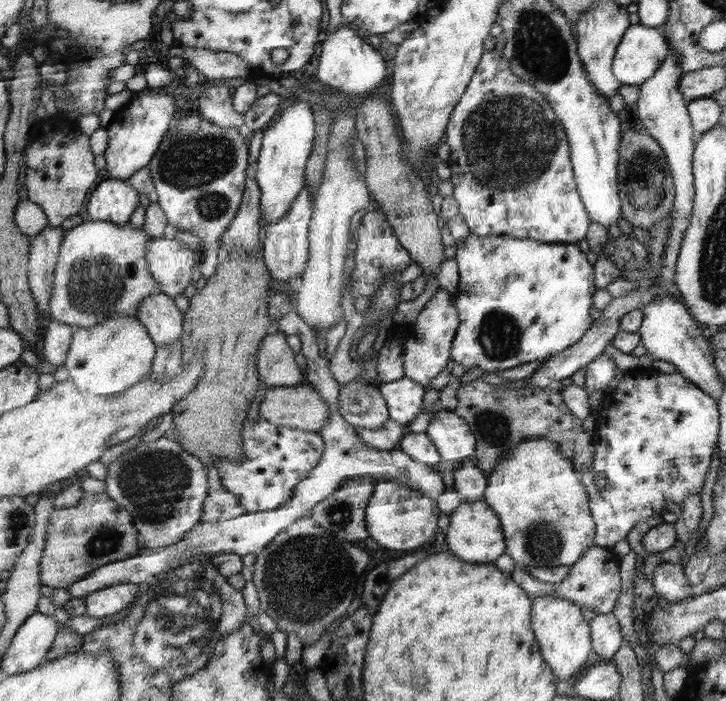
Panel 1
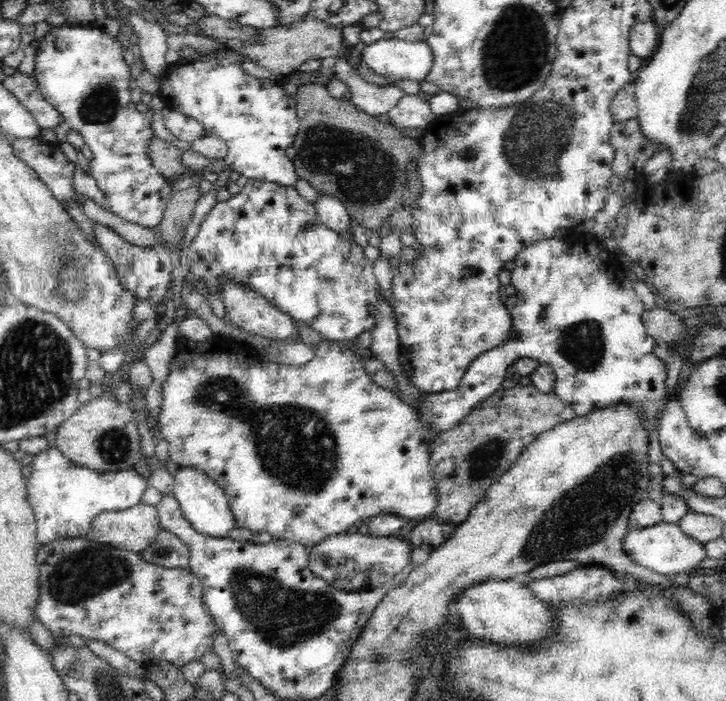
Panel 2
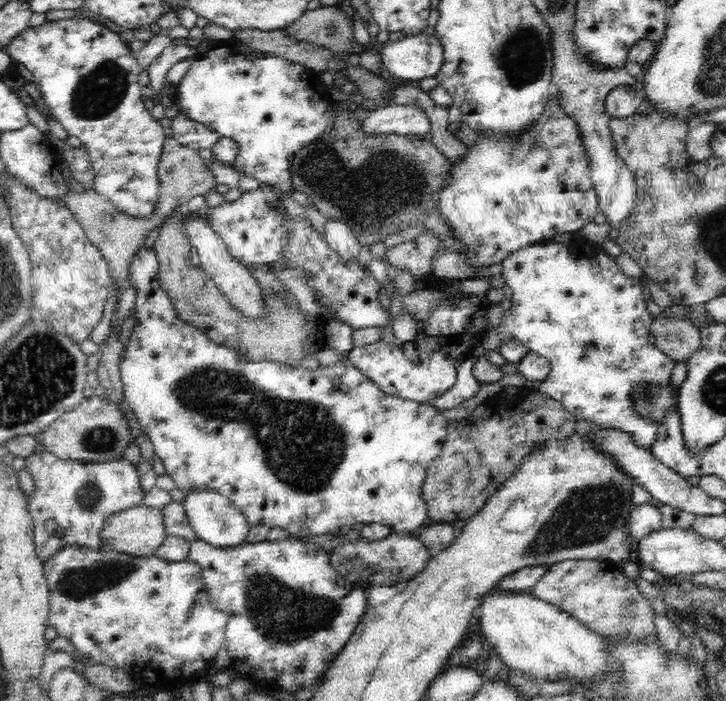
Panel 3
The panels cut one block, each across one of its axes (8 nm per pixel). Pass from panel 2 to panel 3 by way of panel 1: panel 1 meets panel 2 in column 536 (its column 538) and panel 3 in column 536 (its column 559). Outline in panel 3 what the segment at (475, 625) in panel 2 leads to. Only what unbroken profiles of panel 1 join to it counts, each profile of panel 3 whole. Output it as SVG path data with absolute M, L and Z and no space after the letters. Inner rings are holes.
M510 589L487 592L481 597L480 630L509 668L541 680L562 676L588 680L594 674L600 674L605 667L605 656L609 653L606 653L604 637L567 614L564 609L528 594L510 592Z

